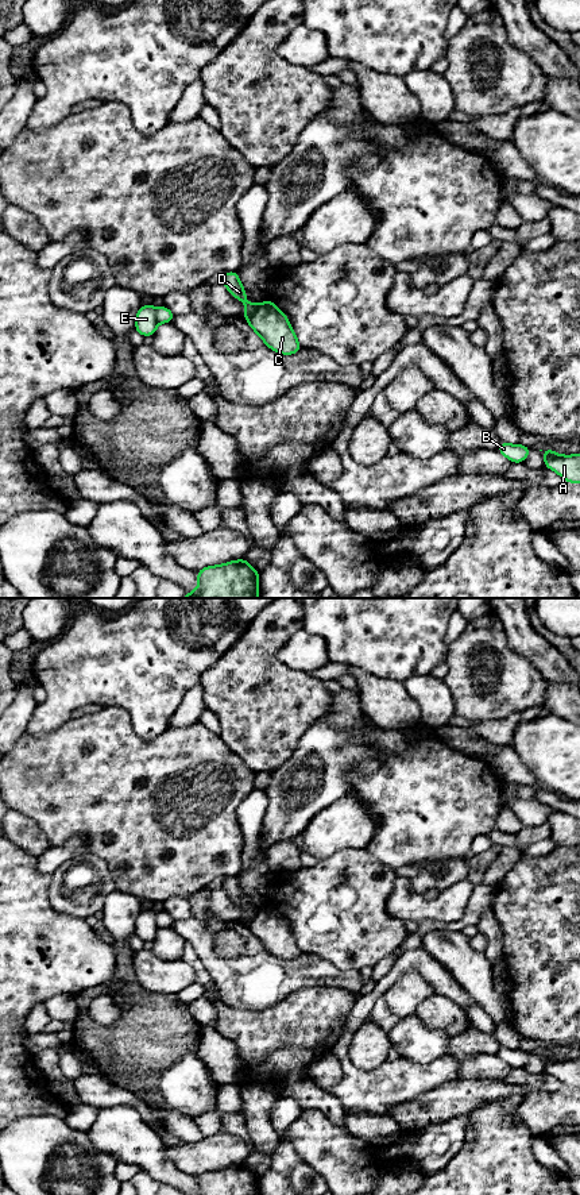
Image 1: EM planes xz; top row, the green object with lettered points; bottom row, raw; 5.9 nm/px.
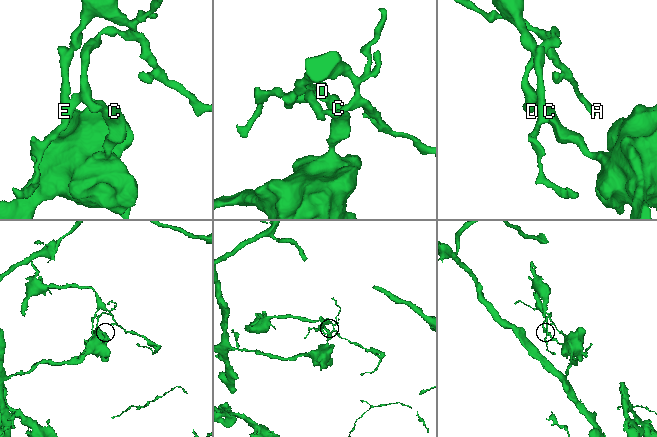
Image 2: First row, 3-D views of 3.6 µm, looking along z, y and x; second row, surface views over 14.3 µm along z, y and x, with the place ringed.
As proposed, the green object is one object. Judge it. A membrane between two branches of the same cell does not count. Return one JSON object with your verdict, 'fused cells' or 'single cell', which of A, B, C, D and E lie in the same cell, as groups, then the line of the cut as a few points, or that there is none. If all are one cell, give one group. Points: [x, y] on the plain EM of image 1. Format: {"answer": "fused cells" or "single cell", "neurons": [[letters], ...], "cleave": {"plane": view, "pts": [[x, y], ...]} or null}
{"answer": "fused cells", "neurons": [["A", "B", "D", "E"], ["C"]], "cleave": {"plane": "xz", "pts": [[258, 910], [247, 924]]}}

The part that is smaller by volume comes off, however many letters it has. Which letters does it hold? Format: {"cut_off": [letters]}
{"cut_off": ["A", "B", "D", "E"]}

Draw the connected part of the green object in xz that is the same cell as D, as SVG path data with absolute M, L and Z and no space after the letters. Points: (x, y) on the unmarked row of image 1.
M237 876L224 878L217 884L220 884L227 891L228 897L236 905L245 907L243 922L248 925L256 915L258 910L248 907L247 898L240 887Z

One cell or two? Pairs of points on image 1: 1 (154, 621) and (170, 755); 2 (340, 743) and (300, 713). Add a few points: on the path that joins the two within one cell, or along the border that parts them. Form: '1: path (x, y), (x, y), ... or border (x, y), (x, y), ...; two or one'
1: border (170, 725), (151, 739), (140, 739), (136, 735); two
2: border (317, 720), (306, 729), (294, 748); two

